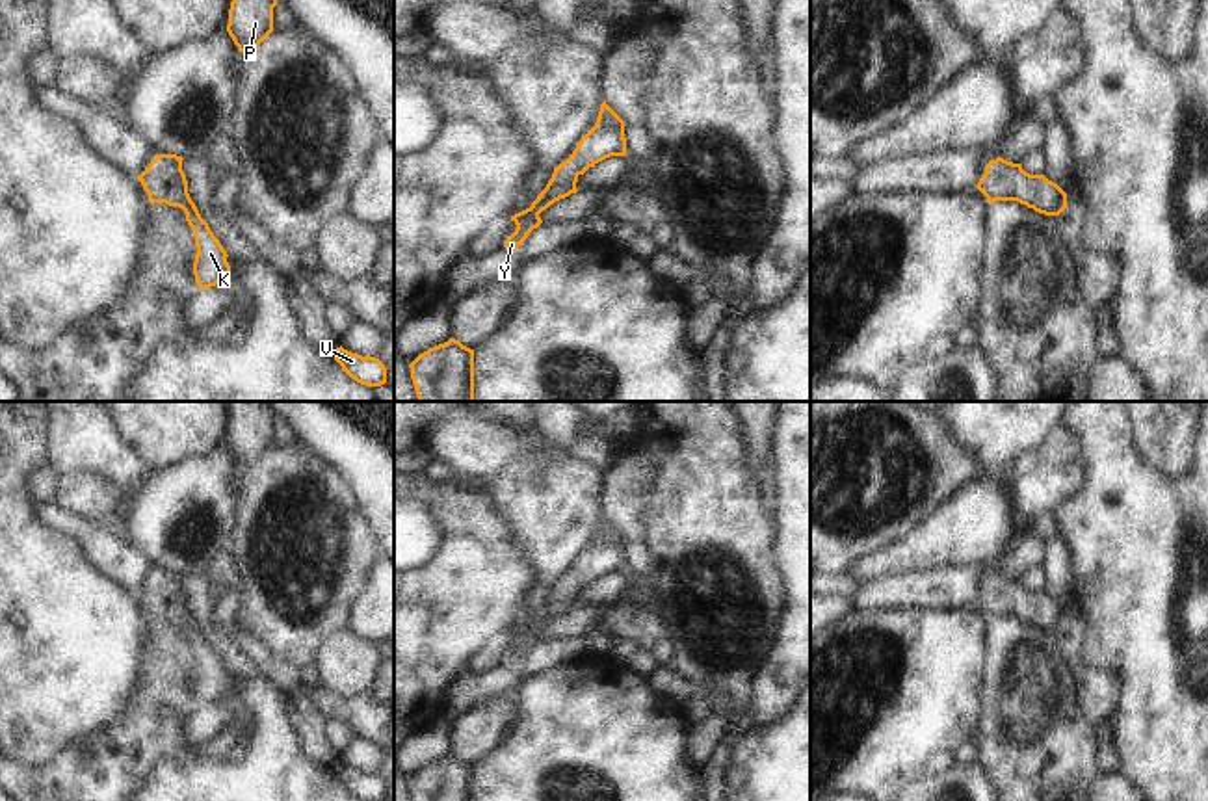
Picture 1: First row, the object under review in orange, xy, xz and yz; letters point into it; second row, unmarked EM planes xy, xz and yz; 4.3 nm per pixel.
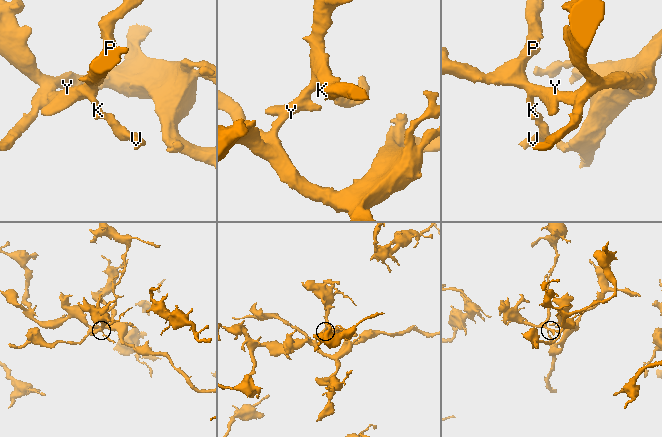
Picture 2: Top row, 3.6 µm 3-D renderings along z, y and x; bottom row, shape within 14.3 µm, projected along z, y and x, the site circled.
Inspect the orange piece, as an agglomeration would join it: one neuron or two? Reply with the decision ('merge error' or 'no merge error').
no merge error

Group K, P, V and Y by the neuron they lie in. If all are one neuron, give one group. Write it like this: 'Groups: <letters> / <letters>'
Groups: K P V Y.

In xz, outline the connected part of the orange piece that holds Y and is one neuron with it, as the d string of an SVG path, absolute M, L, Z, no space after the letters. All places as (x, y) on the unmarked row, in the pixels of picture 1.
M600 520L600 528L595 543L580 556L572 571L554 584L552 595L546 604L537 611L530 624L511 632L517 641L515 649L506 656L506 665L513 667L537 645L543 637L539 630L559 615L576 610L578 593L584 591L595 580L610 572L624 572L624 537L606 520Z

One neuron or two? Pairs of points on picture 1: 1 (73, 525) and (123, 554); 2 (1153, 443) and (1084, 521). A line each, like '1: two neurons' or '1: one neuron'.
1: one neuron
2: two neurons

